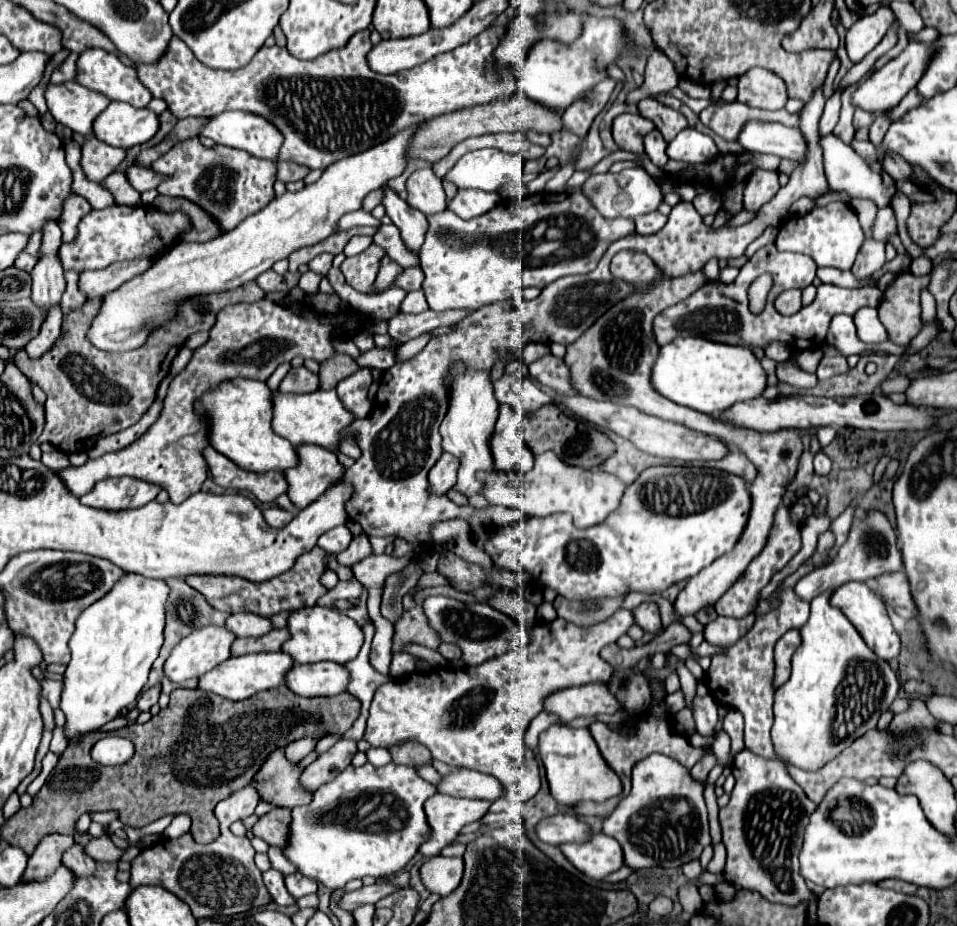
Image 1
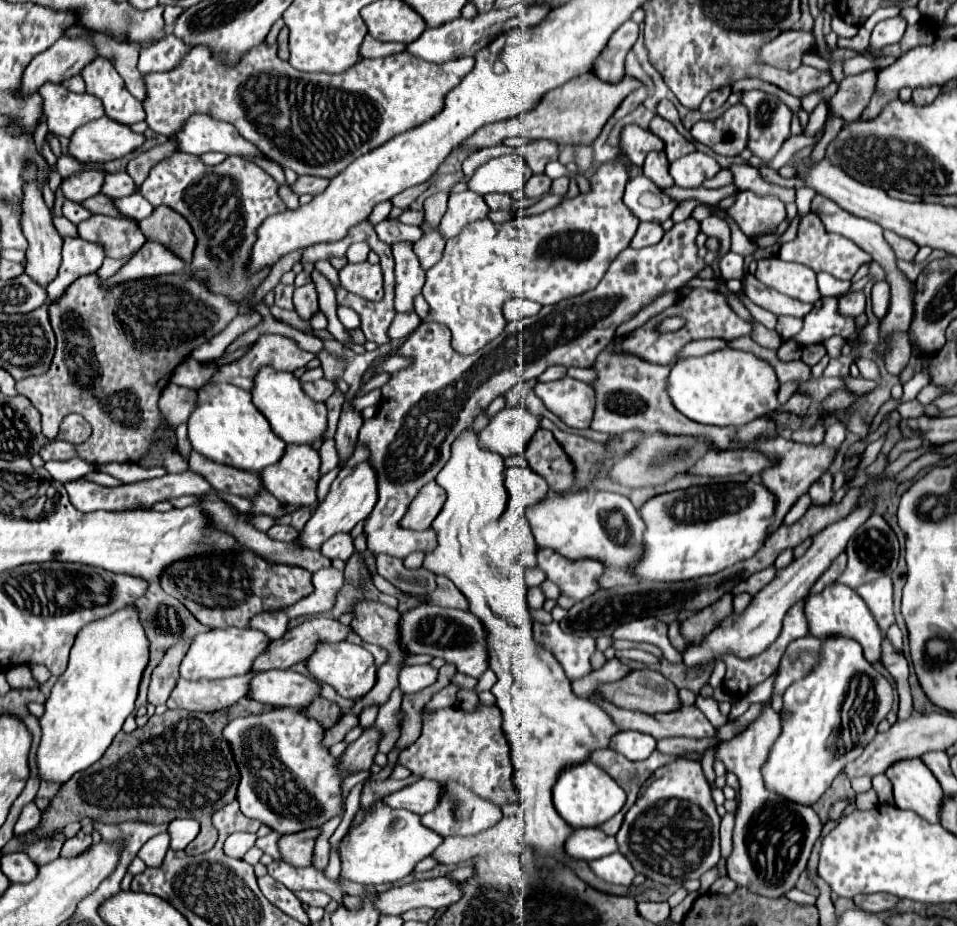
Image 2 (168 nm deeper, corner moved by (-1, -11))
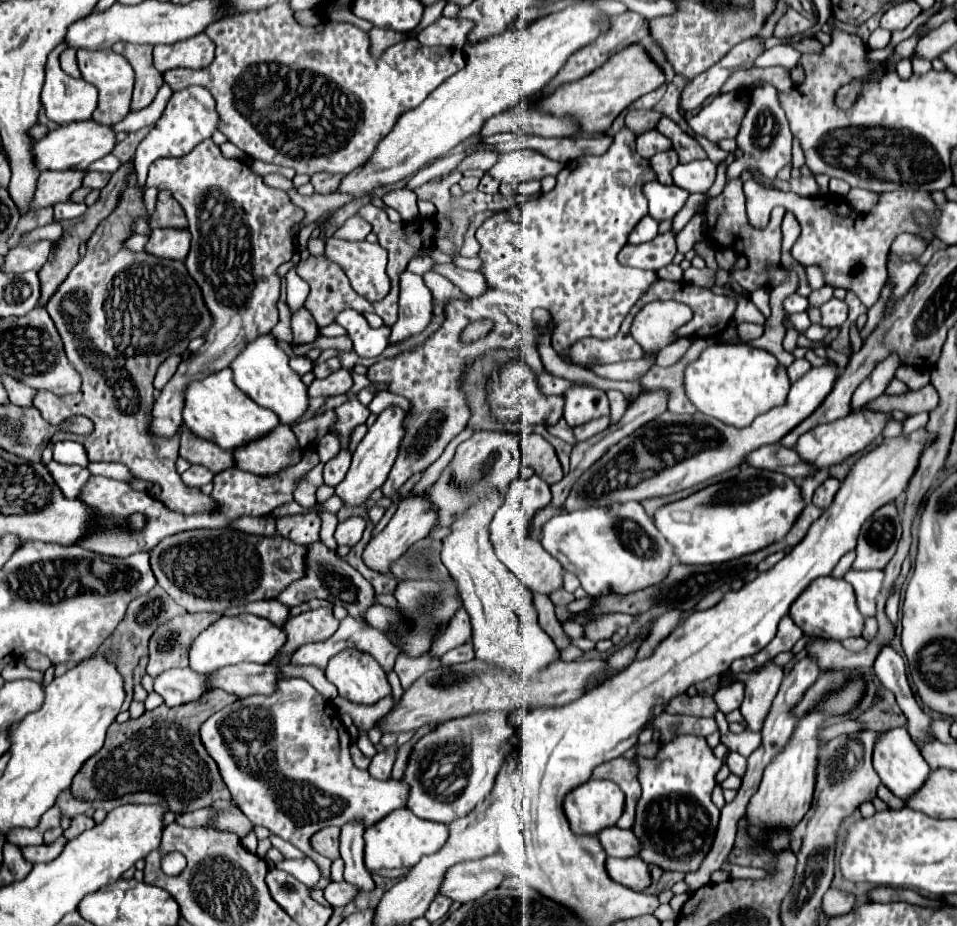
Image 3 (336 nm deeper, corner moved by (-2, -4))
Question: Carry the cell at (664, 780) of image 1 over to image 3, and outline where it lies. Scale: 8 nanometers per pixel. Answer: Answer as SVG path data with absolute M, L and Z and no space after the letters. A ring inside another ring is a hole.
M676 735L670 741L662 741L652 759L636 757L636 765L642 797L636 807L632 831L642 839L640 857L664 871L690 873L698 869L702 857L710 851L714 829L718 827L720 811L712 803L712 791L716 787L716 773L722 767L720 759L712 753L704 737Z

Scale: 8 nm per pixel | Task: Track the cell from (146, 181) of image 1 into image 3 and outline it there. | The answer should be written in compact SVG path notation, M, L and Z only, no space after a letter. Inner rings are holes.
M86 171L82 185L90 187L90 189L104 189L106 183L110 181L108 173L96 173L96 171Z

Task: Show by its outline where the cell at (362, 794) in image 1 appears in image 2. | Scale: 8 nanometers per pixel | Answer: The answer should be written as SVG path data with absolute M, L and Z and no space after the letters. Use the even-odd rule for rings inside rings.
M381 798L381 800L377 800L377 804L373 804L373 808L369 808L369 812L367 810L357 810L347 834L339 840L337 852L339 852L339 858L341 858L341 878L363 884L363 886L367 886L367 884L377 886L377 884L397 882L397 880L409 876L413 872L415 864L419 860L423 860L425 856L433 854L441 842L443 842L443 838L437 832L433 832L433 830L429 830L427 826L421 824L419 814L409 812L409 810L389 808L385 804L385 800Z

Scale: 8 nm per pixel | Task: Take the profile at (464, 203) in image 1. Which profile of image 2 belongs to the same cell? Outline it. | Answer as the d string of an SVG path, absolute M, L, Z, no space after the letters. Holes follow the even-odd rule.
M465 190L461 194L451 194L447 212L445 212L439 228L445 238L451 238L451 236L457 236L467 224L485 220L489 212L491 210L485 204L483 196L479 196L471 190Z

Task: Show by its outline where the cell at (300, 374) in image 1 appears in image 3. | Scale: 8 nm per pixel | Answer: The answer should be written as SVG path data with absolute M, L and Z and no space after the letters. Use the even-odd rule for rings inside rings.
M338 369L326 379L314 379L308 393L310 397L332 397L332 395L346 395L352 389L354 381L346 369Z

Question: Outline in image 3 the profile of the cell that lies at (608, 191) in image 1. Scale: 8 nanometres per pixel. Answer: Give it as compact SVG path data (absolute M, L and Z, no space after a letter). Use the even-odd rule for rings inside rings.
M650 181L644 185L644 195L648 199L650 217L660 223L674 219L674 215L684 207L690 193L676 185L662 185L660 181Z

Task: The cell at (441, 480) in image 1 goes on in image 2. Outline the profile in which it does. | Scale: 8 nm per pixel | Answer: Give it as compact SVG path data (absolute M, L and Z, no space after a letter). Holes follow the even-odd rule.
M433 480L429 484L425 484L417 498L411 502L409 512L405 514L405 528L413 528L413 530L425 530L431 526L431 522L437 518L437 514L441 512L441 506L445 502L447 492Z

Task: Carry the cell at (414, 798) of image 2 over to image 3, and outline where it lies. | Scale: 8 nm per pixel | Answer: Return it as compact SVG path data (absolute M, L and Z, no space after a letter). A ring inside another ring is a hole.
M284 677L276 683L276 691L272 695L250 695L236 699L232 705L216 711L210 719L206 719L198 733L204 749L216 761L220 775L242 813L246 813L254 825L270 829L272 835L282 837L312 857L321 875L330 882L333 881L330 874L331 860L312 849L312 835L324 827L342 827L346 823L362 823L364 829L368 829L394 809L406 805L404 781L378 781L370 777L368 771L362 771L352 763L348 753L352 739L342 725L338 711L334 709L332 701L322 697L306 679Z

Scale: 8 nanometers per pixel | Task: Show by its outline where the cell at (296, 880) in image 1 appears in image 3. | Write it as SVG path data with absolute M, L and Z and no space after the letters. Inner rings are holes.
M340 881L340 883L330 883L326 889L324 889L324 897L326 901L332 905L332 907L344 907L348 905L354 897L358 895L358 889L346 881Z

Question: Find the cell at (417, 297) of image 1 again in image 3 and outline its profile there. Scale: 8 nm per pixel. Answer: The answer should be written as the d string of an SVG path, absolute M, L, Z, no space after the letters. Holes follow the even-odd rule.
M350 309L338 313L334 323L342 325L348 331L354 351L360 357L378 357L384 351L388 337L390 337L390 327L384 325L380 329L372 329L360 313L354 313Z

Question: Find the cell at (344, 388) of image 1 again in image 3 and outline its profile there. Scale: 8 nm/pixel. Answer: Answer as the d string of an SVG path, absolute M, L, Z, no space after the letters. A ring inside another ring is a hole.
M342 449L332 461L324 465L324 483L328 487L336 487L346 477L348 467L350 467L350 451Z

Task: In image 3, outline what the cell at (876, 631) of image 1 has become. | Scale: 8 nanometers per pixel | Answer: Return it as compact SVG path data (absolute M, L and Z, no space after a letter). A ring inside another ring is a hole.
M834 577L814 579L810 583L810 587L804 589L802 597L798 597L798 601L794 601L788 615L808 637L842 641L846 637L860 637L862 629L864 629L864 617L862 617L862 613L858 613L852 585L848 585L844 579L834 579Z

